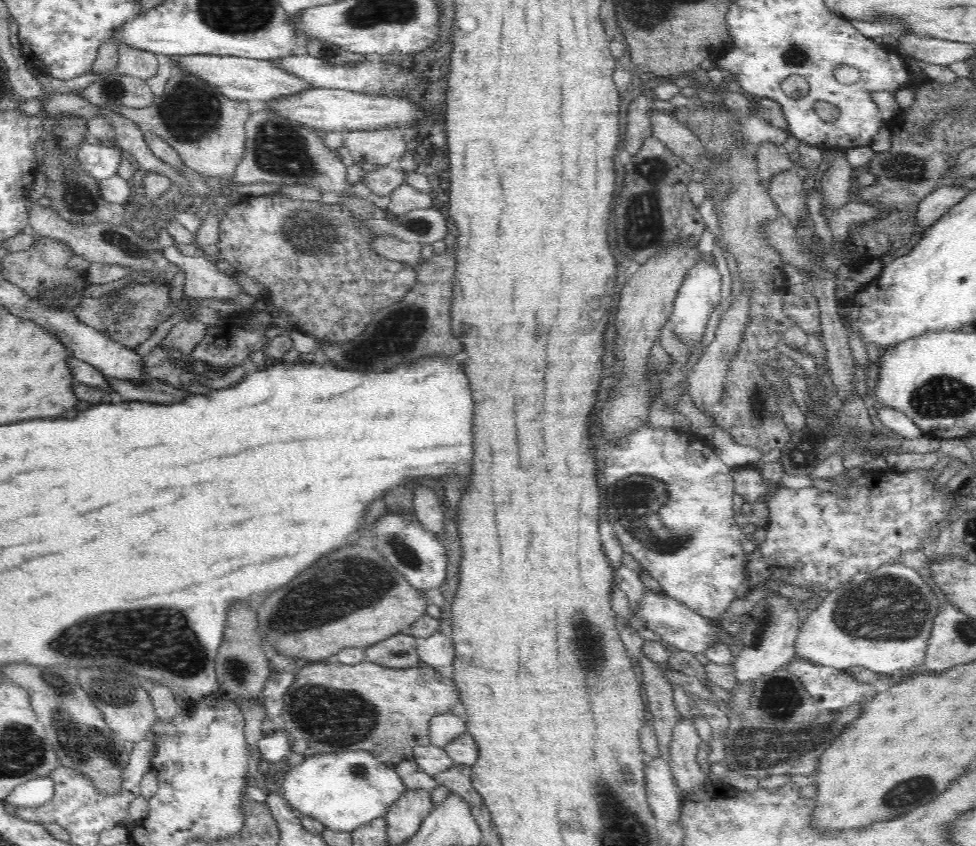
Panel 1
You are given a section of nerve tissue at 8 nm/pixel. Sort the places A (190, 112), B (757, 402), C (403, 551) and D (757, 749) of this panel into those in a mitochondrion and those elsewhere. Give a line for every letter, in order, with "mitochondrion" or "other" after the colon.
A: mitochondrion
B: mitochondrion
C: mitochondrion
D: mitochondrion

